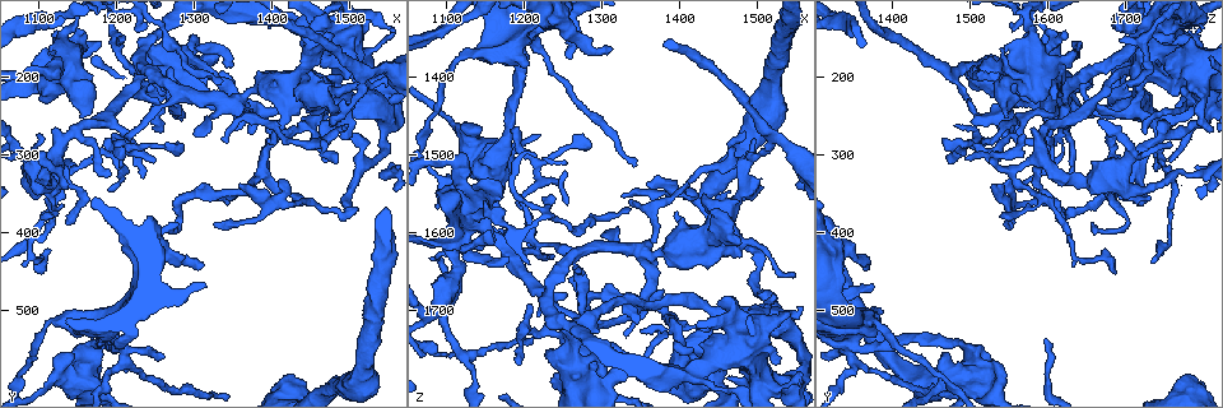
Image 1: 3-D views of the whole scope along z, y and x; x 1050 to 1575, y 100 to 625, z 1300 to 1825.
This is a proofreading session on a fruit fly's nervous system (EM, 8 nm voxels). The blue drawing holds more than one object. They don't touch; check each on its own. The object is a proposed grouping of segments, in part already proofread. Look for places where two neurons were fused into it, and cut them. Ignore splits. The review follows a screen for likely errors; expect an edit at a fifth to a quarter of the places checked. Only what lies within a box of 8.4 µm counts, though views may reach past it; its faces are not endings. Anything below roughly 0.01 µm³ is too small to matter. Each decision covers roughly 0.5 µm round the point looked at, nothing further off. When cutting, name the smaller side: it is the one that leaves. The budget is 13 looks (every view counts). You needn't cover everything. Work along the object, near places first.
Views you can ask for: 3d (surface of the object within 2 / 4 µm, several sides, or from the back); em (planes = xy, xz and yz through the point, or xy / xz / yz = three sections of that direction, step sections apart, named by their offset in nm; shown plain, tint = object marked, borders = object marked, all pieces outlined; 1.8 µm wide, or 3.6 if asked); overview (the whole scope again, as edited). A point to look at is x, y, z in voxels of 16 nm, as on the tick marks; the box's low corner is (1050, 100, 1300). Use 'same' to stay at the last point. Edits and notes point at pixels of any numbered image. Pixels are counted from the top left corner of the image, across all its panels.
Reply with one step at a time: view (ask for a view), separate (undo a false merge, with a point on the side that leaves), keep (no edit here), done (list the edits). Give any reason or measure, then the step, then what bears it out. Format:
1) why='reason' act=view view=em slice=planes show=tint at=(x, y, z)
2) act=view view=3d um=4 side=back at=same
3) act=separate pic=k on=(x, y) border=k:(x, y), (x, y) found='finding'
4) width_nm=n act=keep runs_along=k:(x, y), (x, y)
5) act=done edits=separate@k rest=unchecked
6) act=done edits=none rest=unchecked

why='thick turns thin' act=view view=em um=3.6 slice=planes show=tint at=(1140, 580, 1495)

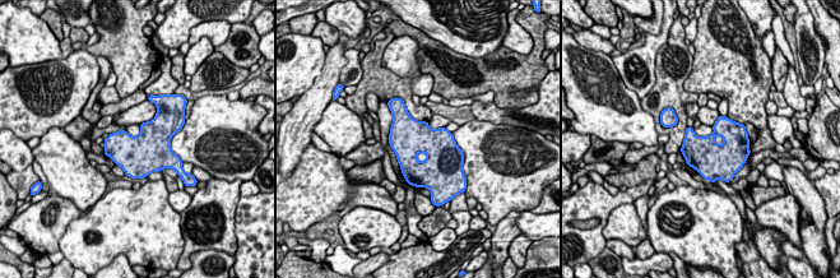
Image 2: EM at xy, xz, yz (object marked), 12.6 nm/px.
act=keep found='one neuron here'

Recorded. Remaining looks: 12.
why='looks like a crossing' act=view view=3d um=2 at=(1200, 530, 1350)

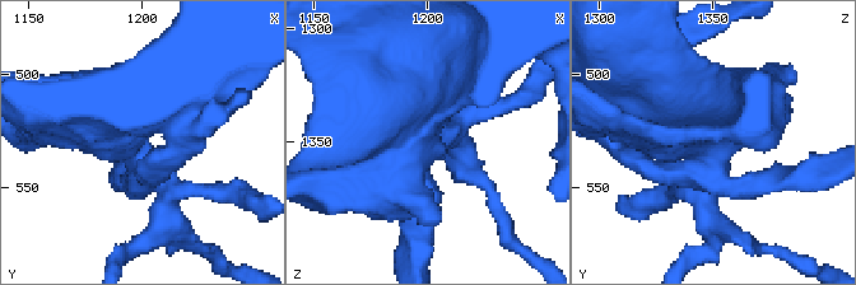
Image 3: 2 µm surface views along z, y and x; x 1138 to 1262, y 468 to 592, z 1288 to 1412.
why='now the EM' act=view view=em slice=yz step=8 show=tint at=(1195, 528, 1351)

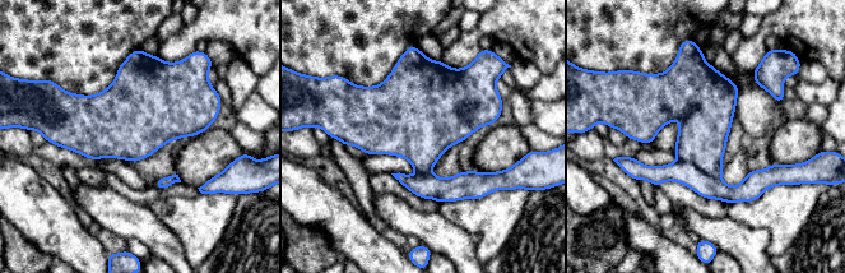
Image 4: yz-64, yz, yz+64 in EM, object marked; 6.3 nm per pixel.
why='cut it another way' act=view view=em slice=planes show=tint at=same

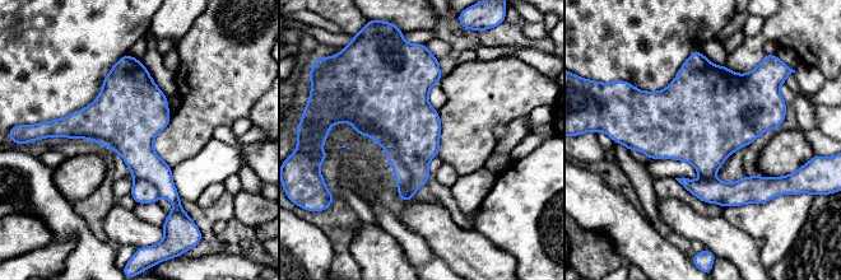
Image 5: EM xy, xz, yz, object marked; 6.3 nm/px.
act=separate pic=5 on=(143, 192) border=5:(135, 177), (150, 182), (159, 196) found='two neurons meet here'

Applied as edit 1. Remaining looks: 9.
why='see it whole again' act=view view=overview

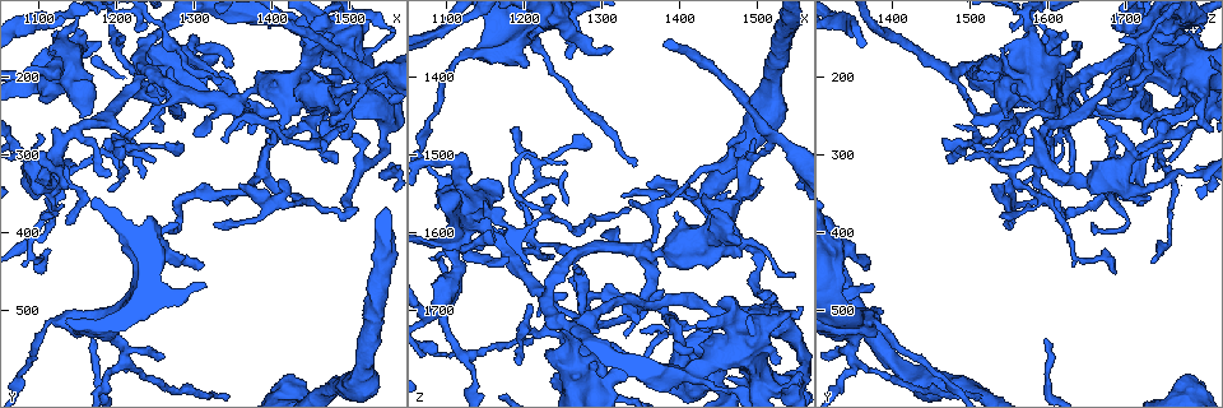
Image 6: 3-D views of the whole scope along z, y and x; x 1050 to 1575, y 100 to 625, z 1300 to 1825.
why='thick turns thin' act=view view=em um=3.6 slice=xy step=16 show=tint at=(1120, 185, 1520)

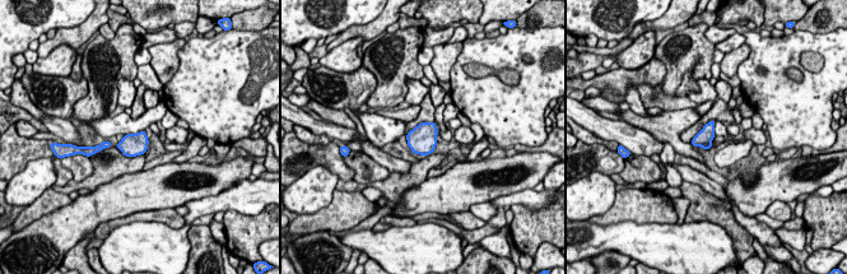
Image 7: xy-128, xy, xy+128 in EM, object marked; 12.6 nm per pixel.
why='another direction' act=view view=em um=3.6 slice=planes show=borders at=same

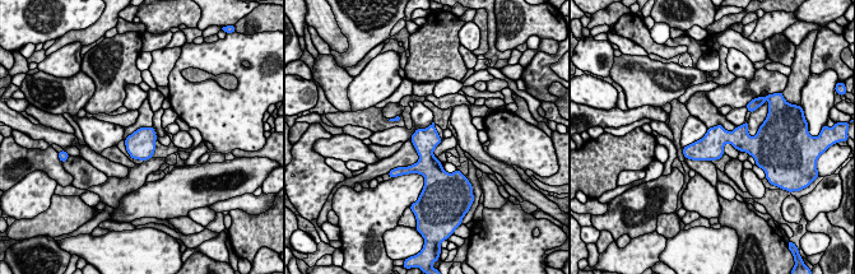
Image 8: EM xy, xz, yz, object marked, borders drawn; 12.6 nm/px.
act=keep runs_along=8:(749, 140), (686, 151) found='one neuron here'

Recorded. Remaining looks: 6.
why='looks like a crossing' act=view view=em slice=xy step=4 show=plain at=(1250, 140, 1720)

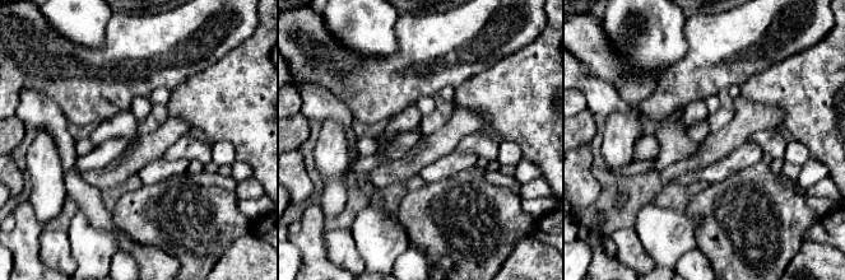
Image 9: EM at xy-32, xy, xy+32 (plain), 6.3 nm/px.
act=view view=em slice=xy step=4 show=tint at=same

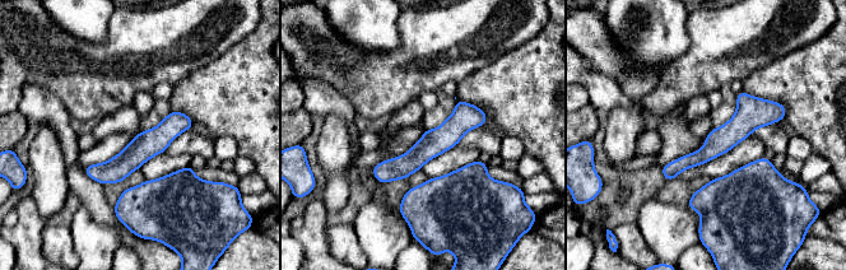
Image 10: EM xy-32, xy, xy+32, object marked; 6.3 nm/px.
act=keep runs_along=10:(781, 112), (753, 112), (665, 173) found='all the same neuron'

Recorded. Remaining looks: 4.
why='sharp bend' act=view view=3d um=2 at=(1380, 235, 1690)

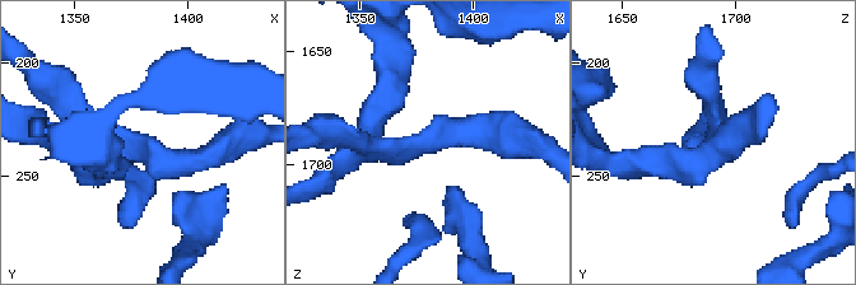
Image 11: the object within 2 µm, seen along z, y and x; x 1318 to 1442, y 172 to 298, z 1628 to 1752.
why='need the tissue' act=view view=em slice=xy step=4 show=borders at=(1379, 238, 1689)

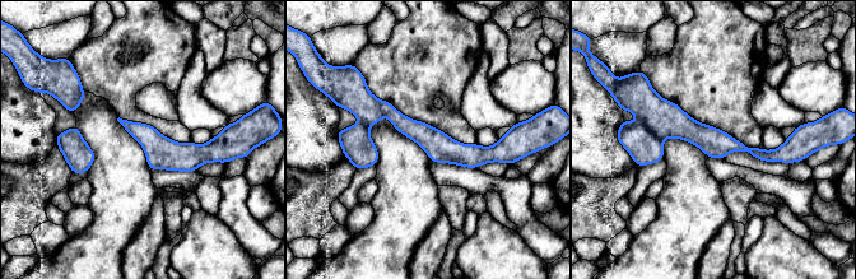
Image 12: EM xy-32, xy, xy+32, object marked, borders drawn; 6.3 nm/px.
act=keep runs_along=12:(352, 136), (391, 112), (442, 149), (505, 149) found='all the same neuron'

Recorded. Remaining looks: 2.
act=done edits=separate@5 rest=unchecked

